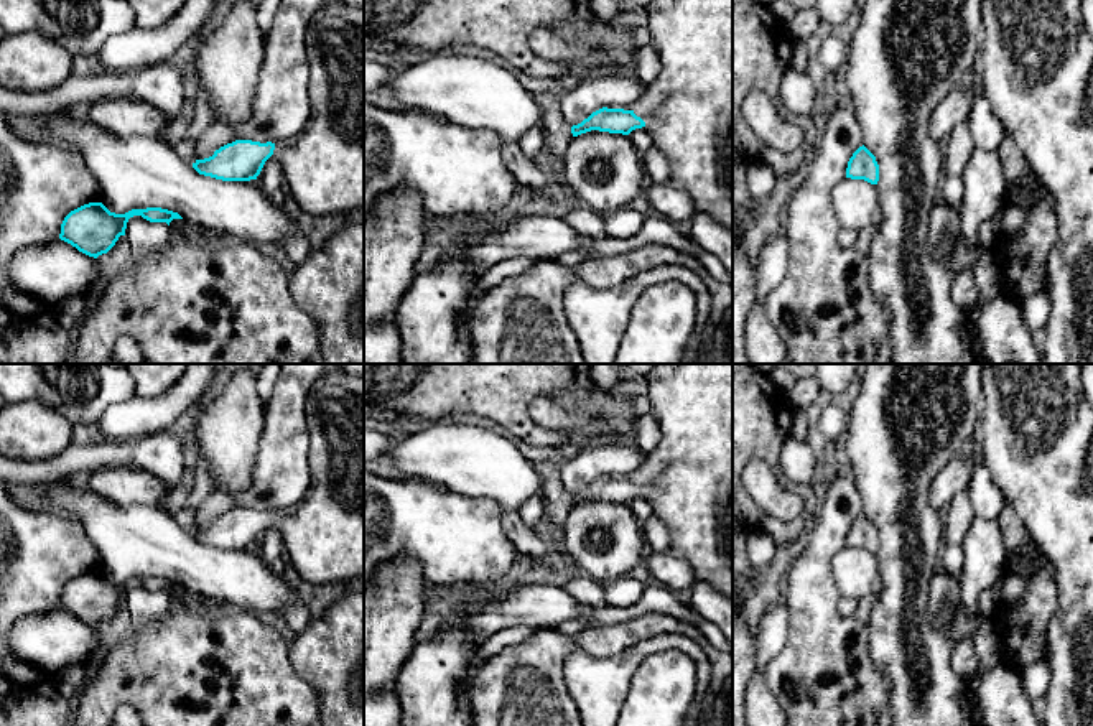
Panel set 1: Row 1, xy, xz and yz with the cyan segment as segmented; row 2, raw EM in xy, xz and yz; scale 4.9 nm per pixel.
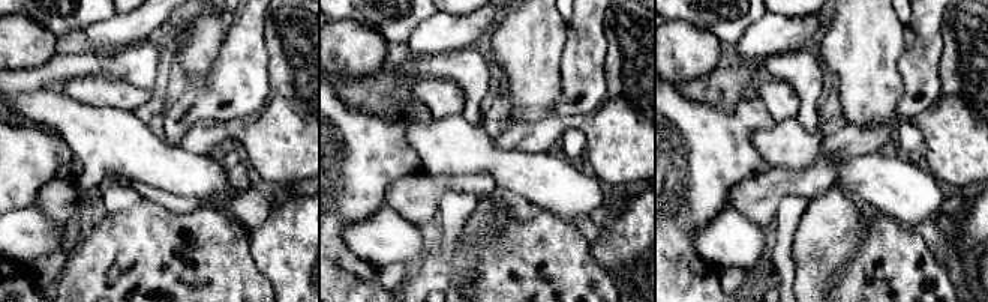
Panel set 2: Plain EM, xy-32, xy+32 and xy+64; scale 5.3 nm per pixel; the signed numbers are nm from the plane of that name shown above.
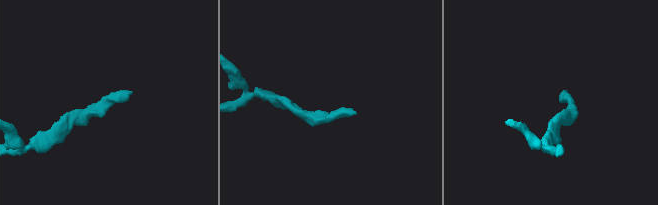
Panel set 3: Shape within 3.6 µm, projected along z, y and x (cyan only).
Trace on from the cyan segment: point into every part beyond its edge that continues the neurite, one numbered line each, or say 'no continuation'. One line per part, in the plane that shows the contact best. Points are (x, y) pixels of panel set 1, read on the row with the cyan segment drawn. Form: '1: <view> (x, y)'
1: xz (688, 107)

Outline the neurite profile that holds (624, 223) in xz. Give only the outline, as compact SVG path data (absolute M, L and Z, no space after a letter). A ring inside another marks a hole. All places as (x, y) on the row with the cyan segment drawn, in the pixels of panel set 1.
M626 207L614 214L604 216L604 229L607 237L632 237L645 222L645 217Z

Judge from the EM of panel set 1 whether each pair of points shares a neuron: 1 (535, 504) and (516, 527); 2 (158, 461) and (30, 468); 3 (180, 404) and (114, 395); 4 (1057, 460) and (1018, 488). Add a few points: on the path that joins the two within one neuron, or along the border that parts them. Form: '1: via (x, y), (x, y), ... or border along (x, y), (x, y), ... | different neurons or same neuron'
1: border along (517, 511), (527, 524), (542, 527) | different neurons
2: via (127, 455), (74, 458), (61, 466) | same neuron
3: via (163, 409), (130, 409) | same neuron
4: via (1047, 460), (1027, 478) | same neuron

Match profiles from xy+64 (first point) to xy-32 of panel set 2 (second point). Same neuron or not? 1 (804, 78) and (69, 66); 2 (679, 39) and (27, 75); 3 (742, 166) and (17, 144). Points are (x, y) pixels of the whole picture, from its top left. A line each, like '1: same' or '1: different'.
1: same
2: different
3: same

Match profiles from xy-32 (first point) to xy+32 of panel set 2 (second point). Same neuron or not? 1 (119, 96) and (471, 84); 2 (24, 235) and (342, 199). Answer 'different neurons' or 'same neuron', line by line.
1: different neurons
2: different neurons

